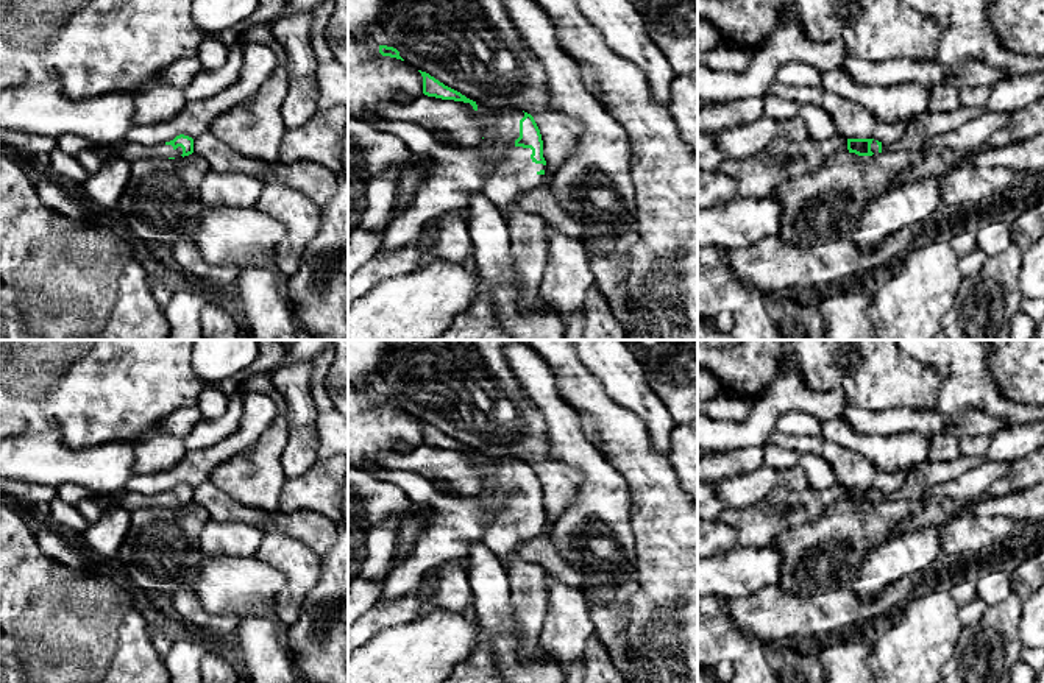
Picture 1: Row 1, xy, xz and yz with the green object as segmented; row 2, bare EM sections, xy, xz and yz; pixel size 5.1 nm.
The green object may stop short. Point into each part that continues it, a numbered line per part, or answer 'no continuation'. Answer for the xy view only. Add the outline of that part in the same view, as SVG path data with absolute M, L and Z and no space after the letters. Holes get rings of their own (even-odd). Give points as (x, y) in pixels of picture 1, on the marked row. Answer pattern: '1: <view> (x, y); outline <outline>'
1: xy (133, 152); outline M128 143L128 147L123 150L123 157L128 162L133 162L136 159L153 159L153 157L161 157L161 159L169 159L169 157L181 157L183 148L178 147L176 150L172 145L153 145L153 147L145 147L140 143Z

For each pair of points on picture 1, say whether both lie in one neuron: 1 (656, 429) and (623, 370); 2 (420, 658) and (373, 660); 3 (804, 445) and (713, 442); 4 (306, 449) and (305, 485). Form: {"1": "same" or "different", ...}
{"1": "same", "2": "same", "3": "different", "4": "different"}

